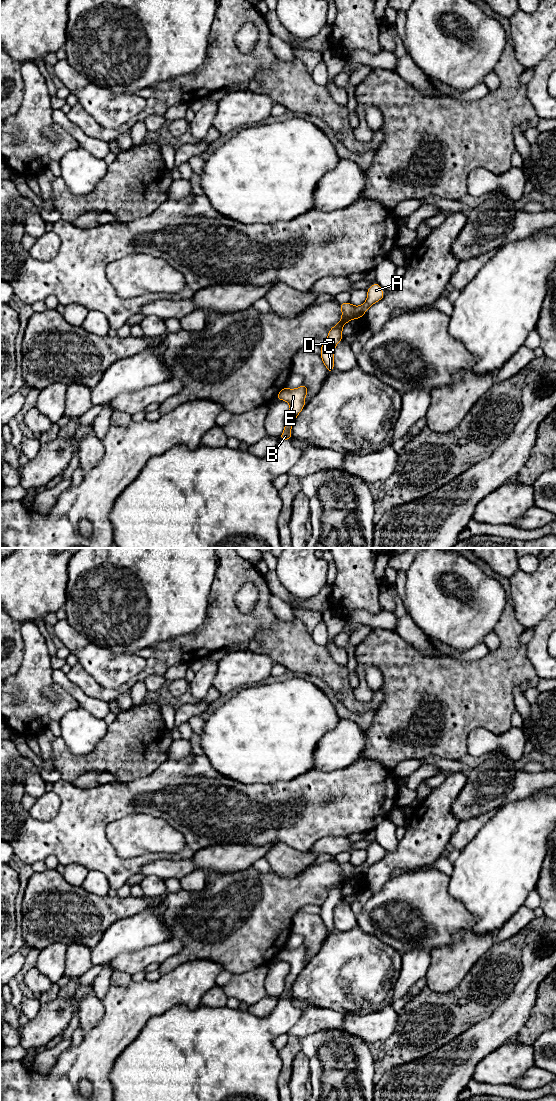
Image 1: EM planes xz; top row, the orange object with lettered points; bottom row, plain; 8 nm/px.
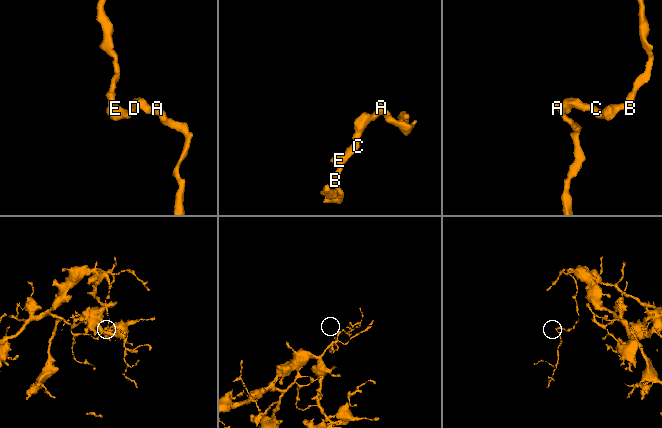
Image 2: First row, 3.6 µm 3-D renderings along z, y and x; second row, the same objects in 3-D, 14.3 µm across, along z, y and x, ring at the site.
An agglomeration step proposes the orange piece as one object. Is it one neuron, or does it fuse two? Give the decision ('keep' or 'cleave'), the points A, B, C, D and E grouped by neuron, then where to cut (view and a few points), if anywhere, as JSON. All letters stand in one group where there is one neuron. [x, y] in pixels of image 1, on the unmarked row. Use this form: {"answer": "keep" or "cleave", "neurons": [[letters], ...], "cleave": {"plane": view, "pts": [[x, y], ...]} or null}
{"answer": "cleave", "neurons": [["A"], ["B", "C", "D", "E"]], "cleave": {"plane": "xz", "pts": [[353, 866], [353, 872], [356, 877]]}}

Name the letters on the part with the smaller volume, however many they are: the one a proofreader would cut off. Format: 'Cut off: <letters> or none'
Cut off: A

